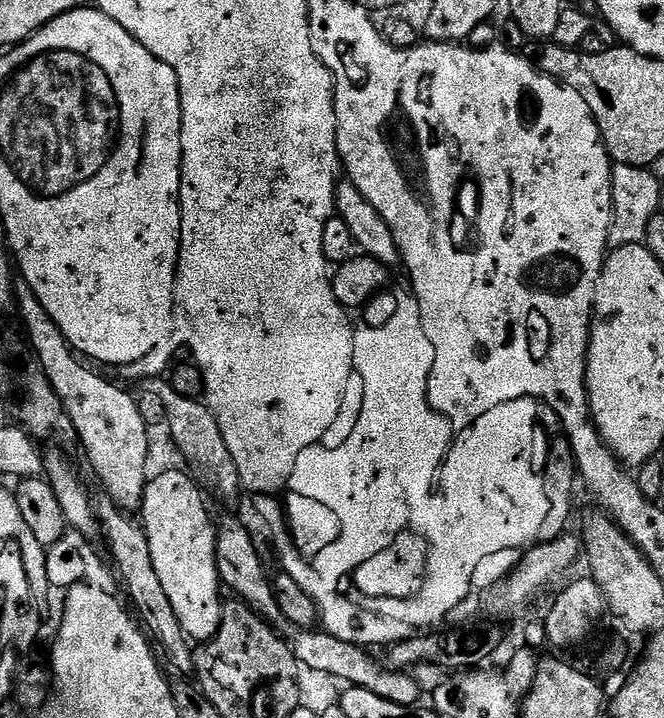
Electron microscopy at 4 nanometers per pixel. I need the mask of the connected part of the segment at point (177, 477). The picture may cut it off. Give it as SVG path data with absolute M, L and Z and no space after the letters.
M184 470L162 472L145 483L144 503L138 509L139 515L144 515L142 527L150 546L154 574L158 574L166 598L170 598L170 606L178 614L185 637L192 642L207 642L219 627L222 605L222 585L216 569L218 536L214 528L212 532L196 480Z

